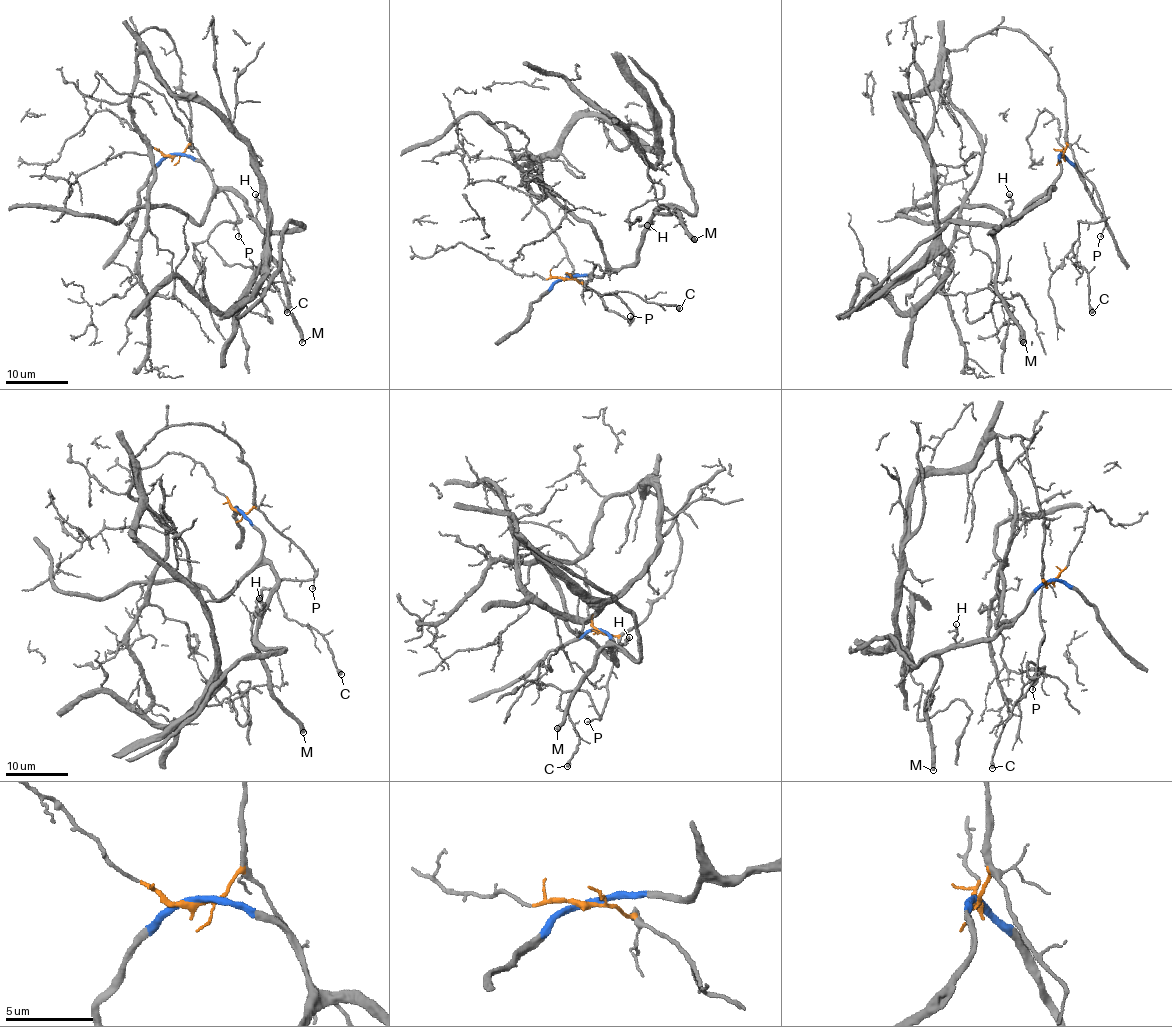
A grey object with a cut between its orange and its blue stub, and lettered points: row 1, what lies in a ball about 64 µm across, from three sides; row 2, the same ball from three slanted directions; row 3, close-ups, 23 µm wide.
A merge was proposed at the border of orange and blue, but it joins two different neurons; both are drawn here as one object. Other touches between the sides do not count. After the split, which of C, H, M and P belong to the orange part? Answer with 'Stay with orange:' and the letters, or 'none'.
Stay with orange: C, P

